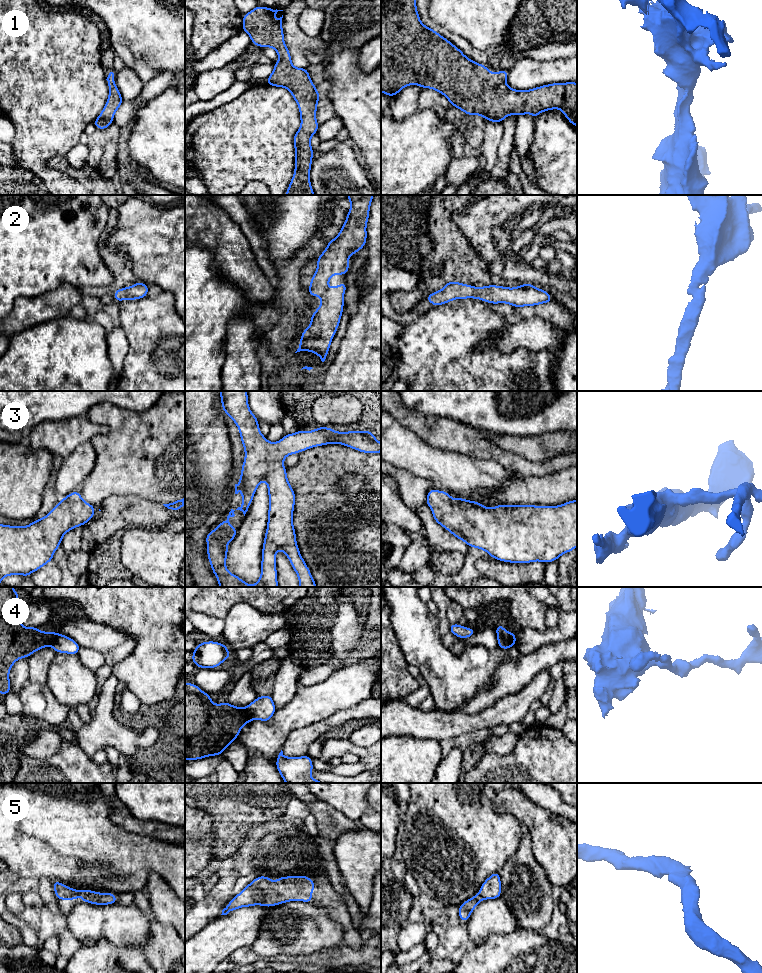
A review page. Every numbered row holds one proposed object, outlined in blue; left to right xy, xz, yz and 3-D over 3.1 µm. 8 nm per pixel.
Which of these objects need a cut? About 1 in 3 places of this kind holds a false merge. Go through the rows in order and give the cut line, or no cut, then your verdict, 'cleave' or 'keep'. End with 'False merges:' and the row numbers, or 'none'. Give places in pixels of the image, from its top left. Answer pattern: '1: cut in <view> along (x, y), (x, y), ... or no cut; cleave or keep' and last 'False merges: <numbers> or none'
1: no cut; keep
2: no cut; keep
3: no cut; keep
4: cut in yz along (497, 633), (512, 646); cleave
5: no cut; keep
False merges: 4

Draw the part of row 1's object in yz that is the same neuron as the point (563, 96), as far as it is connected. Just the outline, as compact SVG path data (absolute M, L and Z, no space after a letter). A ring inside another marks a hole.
M381 0L381 92L385 93L388 97L397 95L404 87L408 85L419 85L422 89L430 88L438 91L444 95L453 107L457 107L461 111L465 112L468 116L480 115L487 119L488 122L502 123L502 121L508 115L517 115L518 117L524 114L530 113L534 119L538 117L541 112L549 111L552 109L560 109L567 120L577 127L577 83L565 82L565 83L552 83L543 86L539 86L529 90L514 90L506 84L508 76L508 69L502 69L499 72L489 72L489 68L485 65L476 63L463 54L463 52L456 46L454 46L448 39L441 36L437 31L425 26L421 21L416 7L416 0Z

